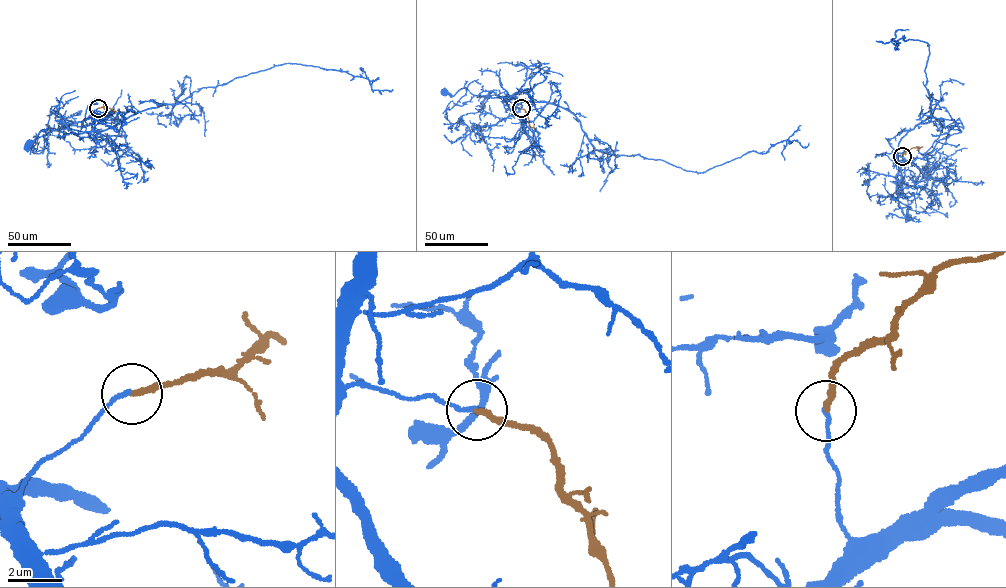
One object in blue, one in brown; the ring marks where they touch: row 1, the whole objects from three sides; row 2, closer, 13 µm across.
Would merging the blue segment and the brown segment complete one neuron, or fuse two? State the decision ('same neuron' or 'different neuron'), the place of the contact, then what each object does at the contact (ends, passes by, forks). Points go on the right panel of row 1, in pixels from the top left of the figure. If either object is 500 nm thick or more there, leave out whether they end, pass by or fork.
different neuron; at (902, 156); blue ends there; brown ends there

